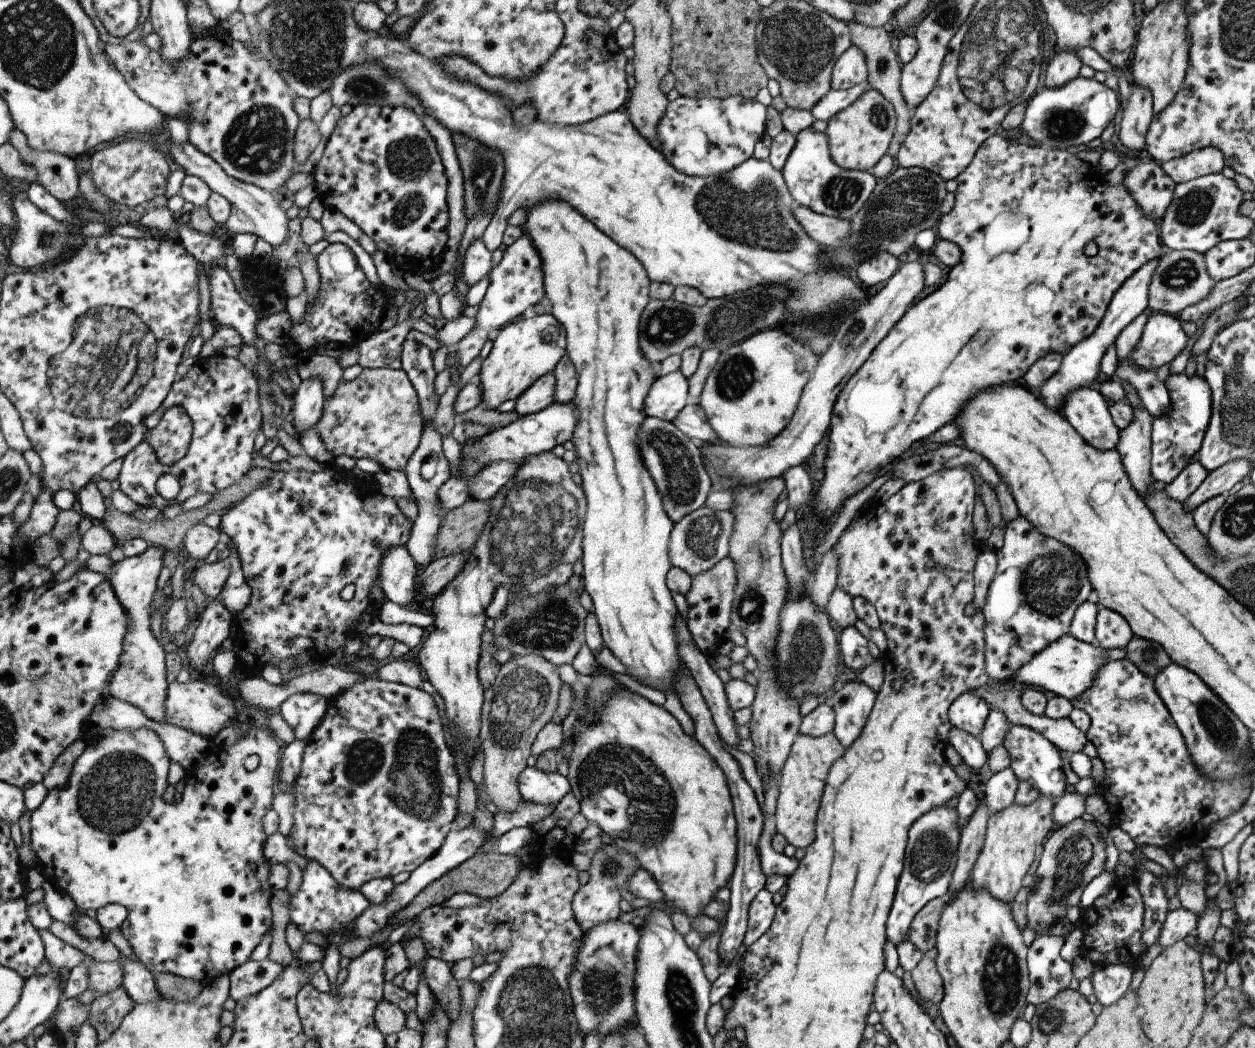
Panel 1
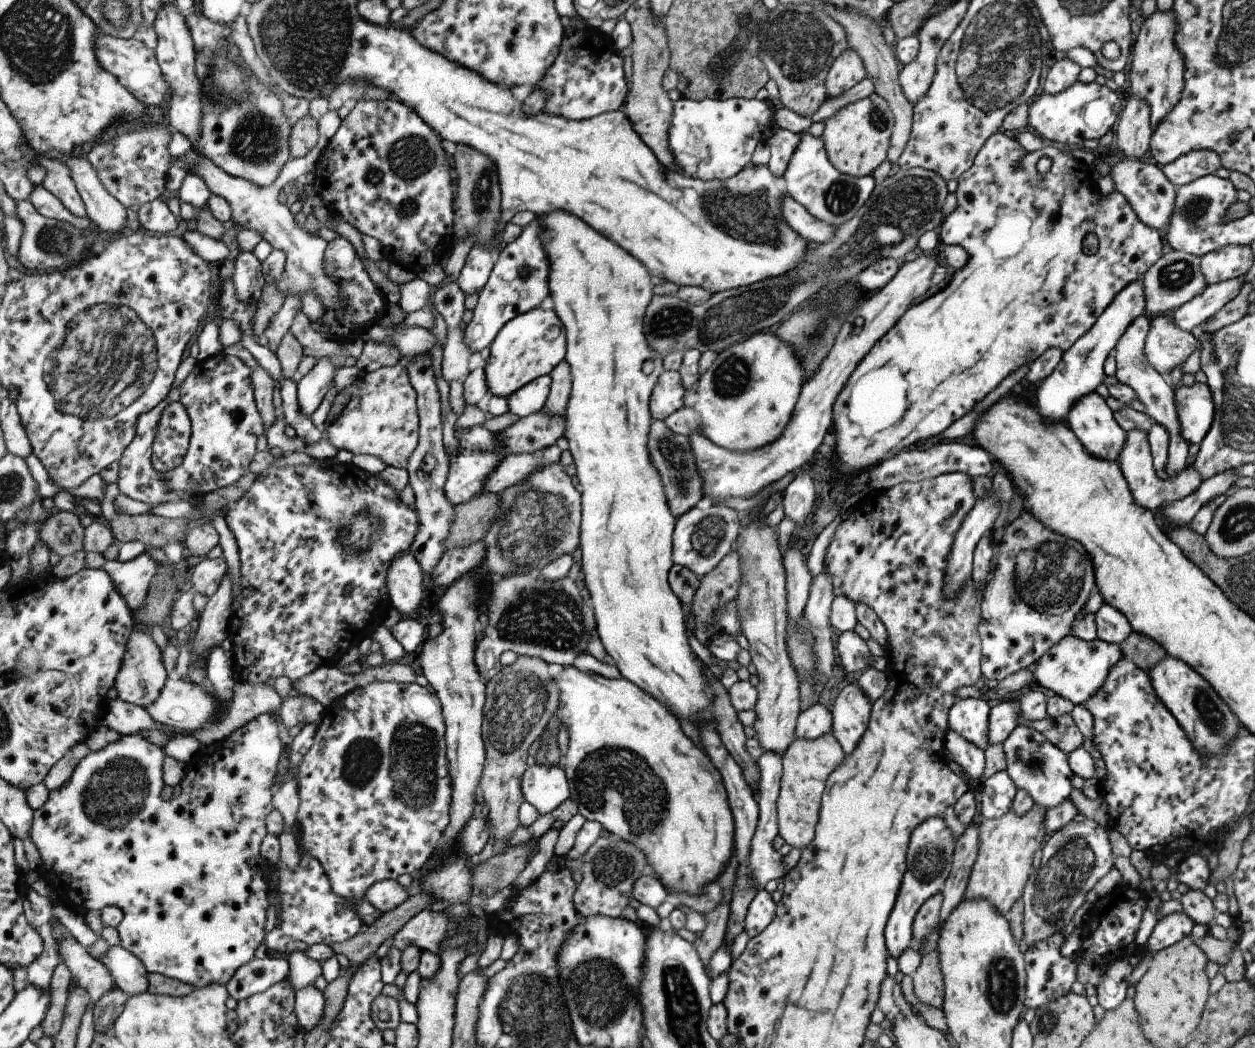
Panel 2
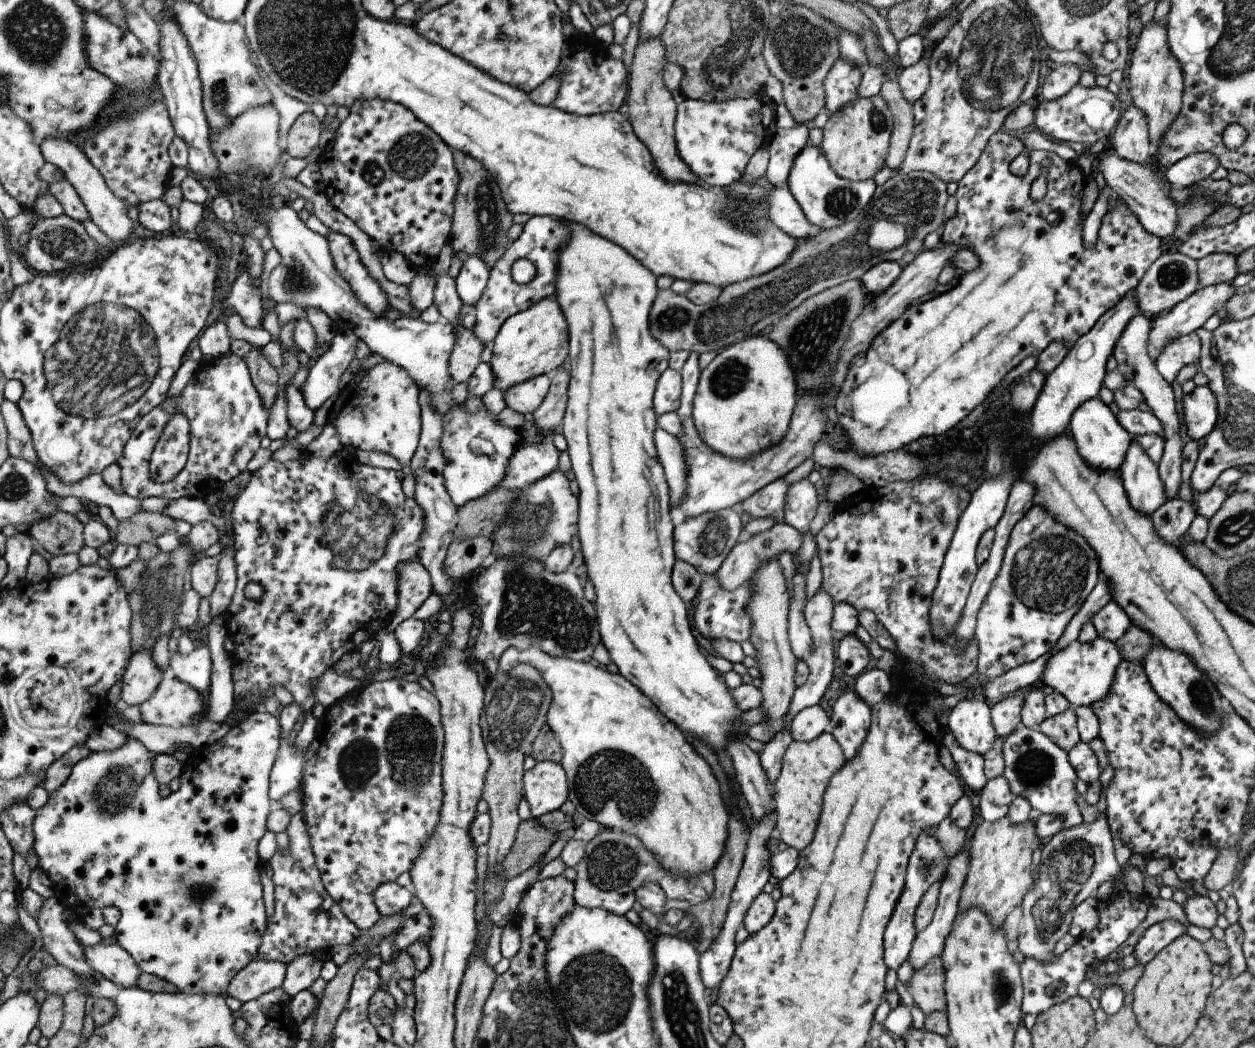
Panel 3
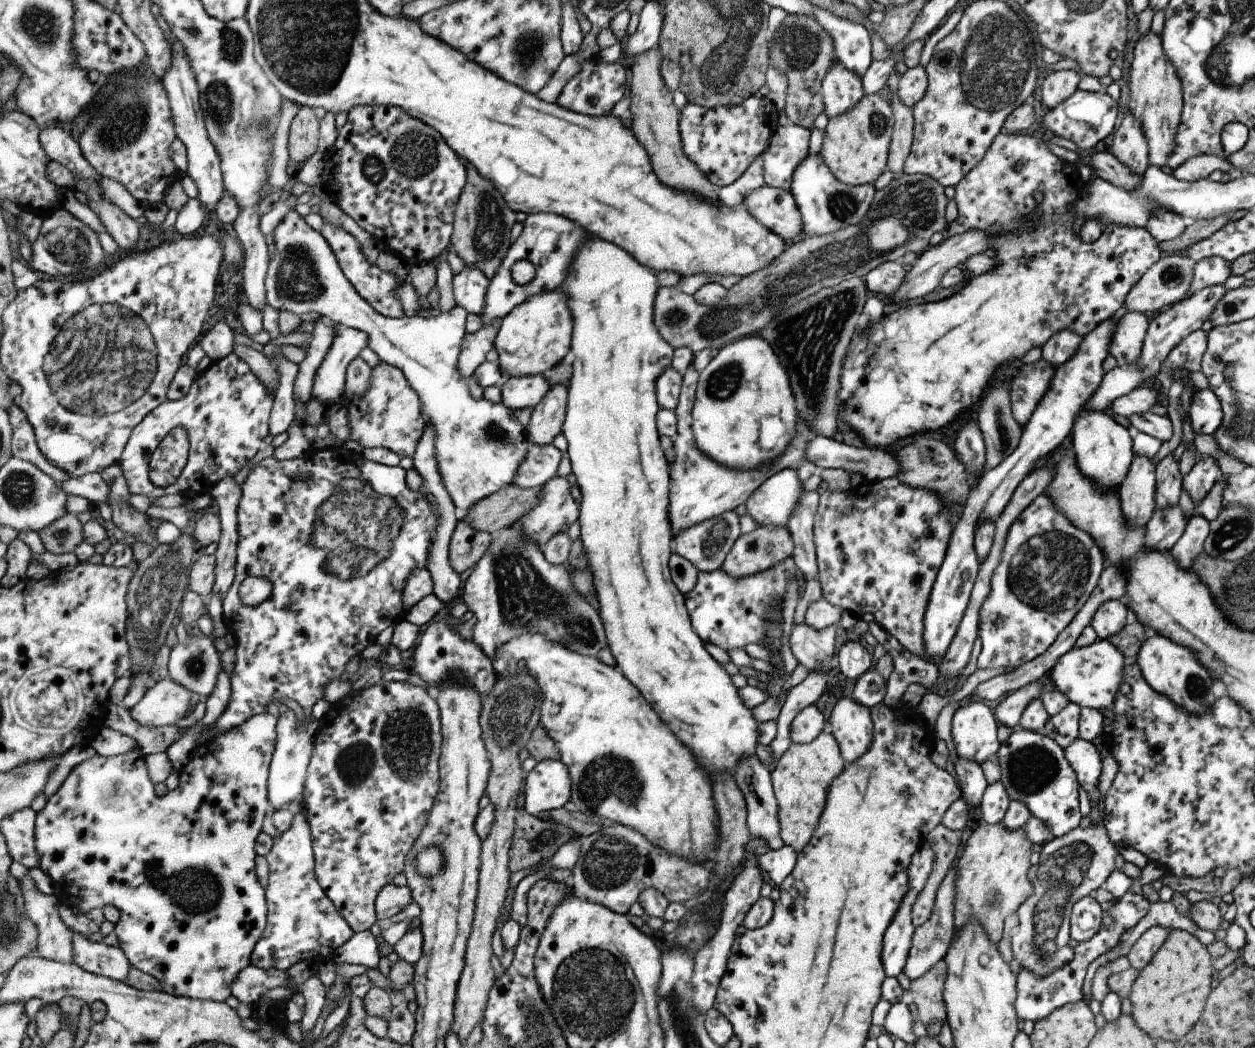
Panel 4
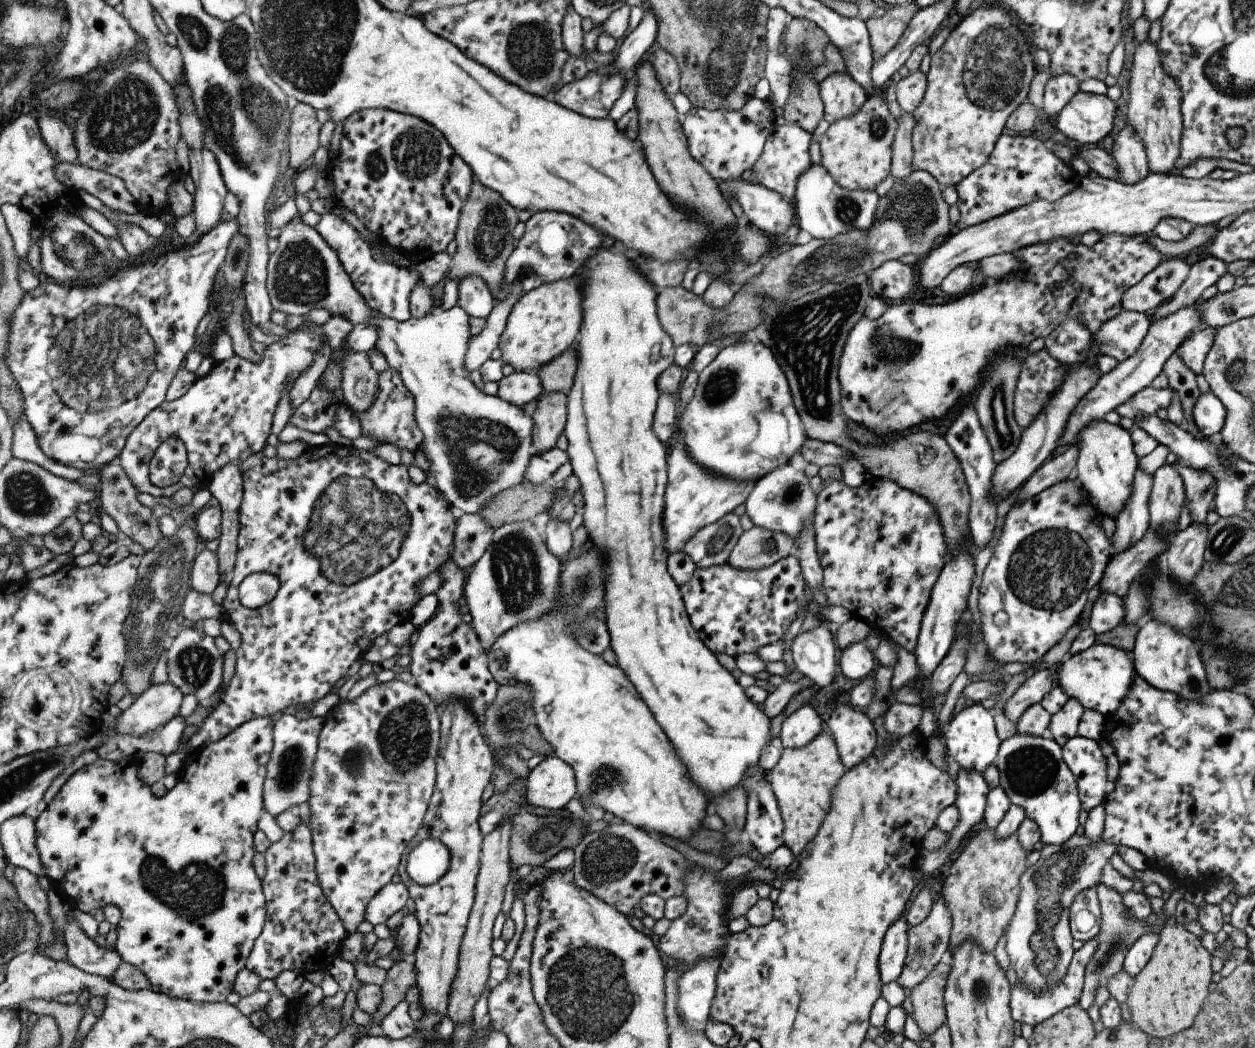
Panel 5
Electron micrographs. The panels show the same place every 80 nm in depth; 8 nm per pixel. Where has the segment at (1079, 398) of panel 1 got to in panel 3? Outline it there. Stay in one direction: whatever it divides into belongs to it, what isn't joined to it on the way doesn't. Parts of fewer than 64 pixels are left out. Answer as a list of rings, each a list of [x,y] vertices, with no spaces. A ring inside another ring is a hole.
[[[1098,397],[1089,399],[1083,404],[1079,404],[1075,408],[1075,412],[1071,414],[1067,433],[1073,440],[1077,454],[1081,456],[1081,460],[1097,470],[1097,472],[1118,472],[1123,462],[1123,456],[1129,448],[1129,442],[1133,439],[1127,433],[1127,430],[1120,426],[1111,414],[1107,405],[1105,405]]]

